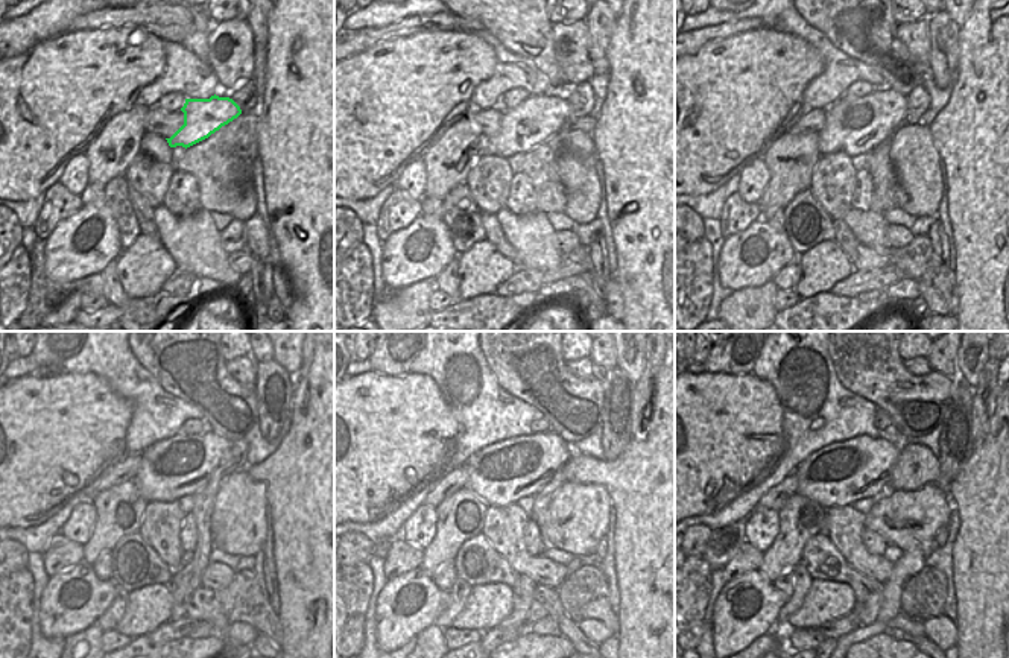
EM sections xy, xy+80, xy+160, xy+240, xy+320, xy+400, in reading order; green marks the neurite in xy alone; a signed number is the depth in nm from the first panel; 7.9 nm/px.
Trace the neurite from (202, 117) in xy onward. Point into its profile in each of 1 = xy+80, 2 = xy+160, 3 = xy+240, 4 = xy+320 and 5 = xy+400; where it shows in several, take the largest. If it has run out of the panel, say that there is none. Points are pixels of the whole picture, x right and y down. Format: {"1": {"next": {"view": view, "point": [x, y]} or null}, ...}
{"1": {"next": {"view": "xy+80", "point": [525, 126]}}, "2": {"next": {"view": "xy+160", "point": [853, 125]}}, "3": {"next": {"view": "xy+240", "point": [170, 468]}}, "4": {"next": {"view": "xy+320", "point": [500, 473]}}, "5": {"next": {"view": "xy+400", "point": [841, 473]}}}

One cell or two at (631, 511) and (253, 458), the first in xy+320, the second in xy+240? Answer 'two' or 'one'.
two

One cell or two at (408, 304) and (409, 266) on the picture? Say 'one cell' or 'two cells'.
two cells

